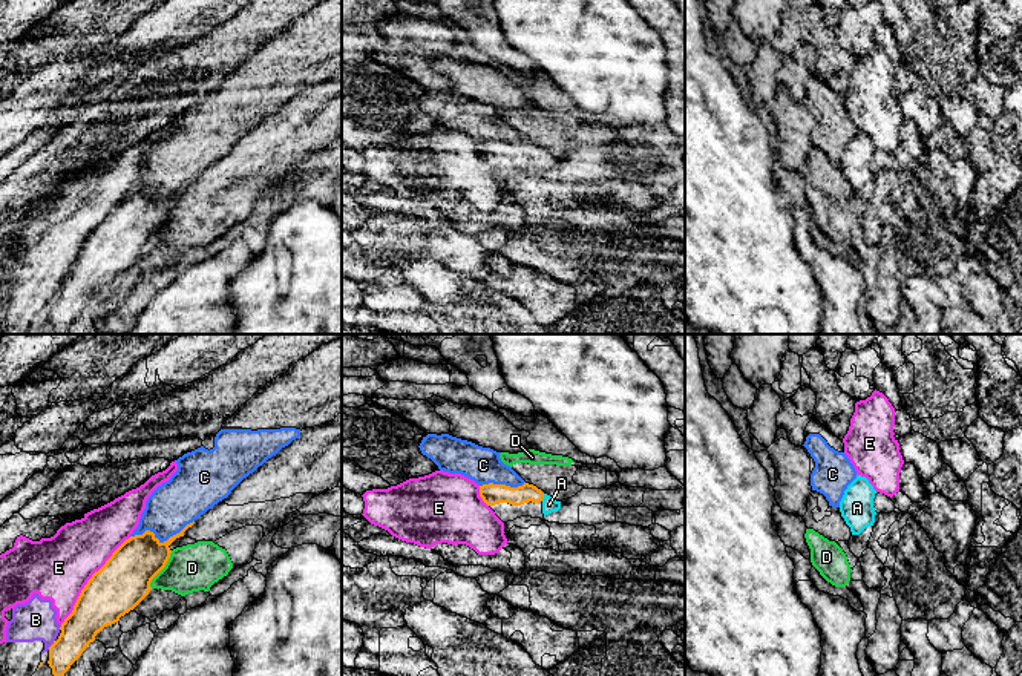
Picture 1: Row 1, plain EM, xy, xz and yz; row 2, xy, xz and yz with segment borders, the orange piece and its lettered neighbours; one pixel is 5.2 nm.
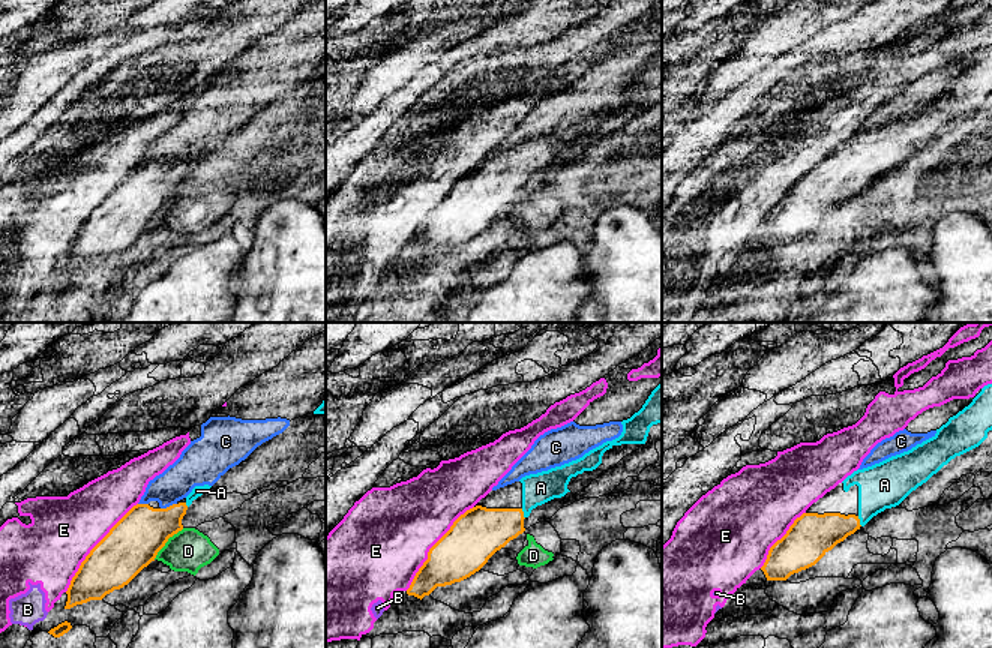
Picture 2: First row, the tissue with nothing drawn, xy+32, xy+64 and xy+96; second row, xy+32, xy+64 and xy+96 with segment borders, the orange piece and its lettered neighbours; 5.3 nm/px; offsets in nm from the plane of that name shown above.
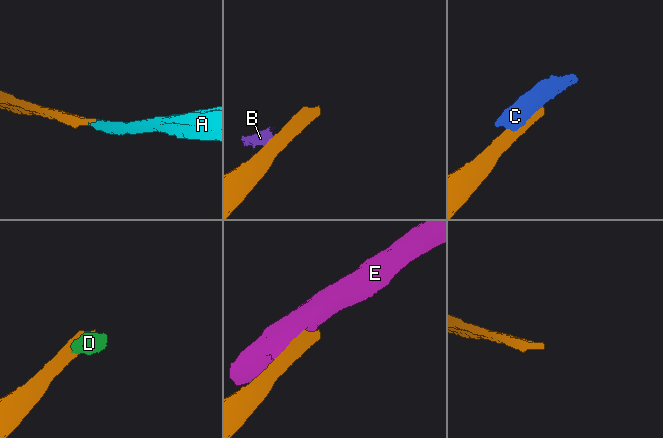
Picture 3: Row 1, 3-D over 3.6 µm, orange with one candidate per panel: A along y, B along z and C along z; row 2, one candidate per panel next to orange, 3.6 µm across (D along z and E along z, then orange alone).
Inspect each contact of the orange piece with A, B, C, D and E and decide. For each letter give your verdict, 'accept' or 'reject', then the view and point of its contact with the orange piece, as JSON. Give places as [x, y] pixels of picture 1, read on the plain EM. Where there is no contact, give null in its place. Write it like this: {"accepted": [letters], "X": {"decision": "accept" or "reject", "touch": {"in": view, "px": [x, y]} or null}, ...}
{"accepted": ["A"], "A": {"decision": "accept", "touch": {"in": "xz", "px": [543, 154]}}, "B": {"decision": "reject", "touch": {"in": "xy", "px": [52, 301]}}, "C": {"decision": "reject", "touch": {"in": "xy", "px": [161, 200]}}, "D": {"decision": "reject", "touch": {"in": "xy", "px": [163, 224]}}, "E": {"decision": "reject", "touch": {"in": "xy", "px": [89, 236]}}}

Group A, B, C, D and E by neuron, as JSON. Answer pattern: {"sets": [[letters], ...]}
{"sets": [["A"], ["B", "E"], ["C"], ["D"]]}

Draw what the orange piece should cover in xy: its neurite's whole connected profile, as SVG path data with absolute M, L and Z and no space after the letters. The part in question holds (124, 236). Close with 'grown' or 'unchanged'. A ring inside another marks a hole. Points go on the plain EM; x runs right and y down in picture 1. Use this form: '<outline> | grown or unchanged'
M187 181L179 190L161 199L153 189L146 187L126 196L106 218L106 221L92 231L81 247L72 270L61 281L60 293L49 304L49 323L55 334L61 334L70 322L81 313L86 304L95 297L95 293L107 282L120 277L121 273L133 267L150 248L152 236L165 224L170 215L170 201L184 193L192 184Z | unchanged

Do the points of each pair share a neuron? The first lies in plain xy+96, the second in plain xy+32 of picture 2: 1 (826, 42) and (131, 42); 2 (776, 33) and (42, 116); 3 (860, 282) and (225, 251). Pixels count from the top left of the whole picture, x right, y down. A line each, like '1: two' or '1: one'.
1: one
2: two
3: one

